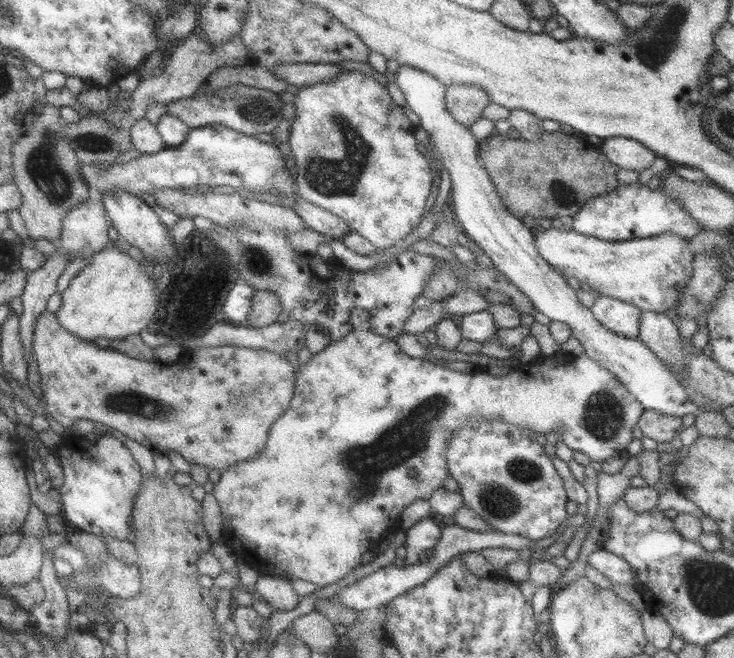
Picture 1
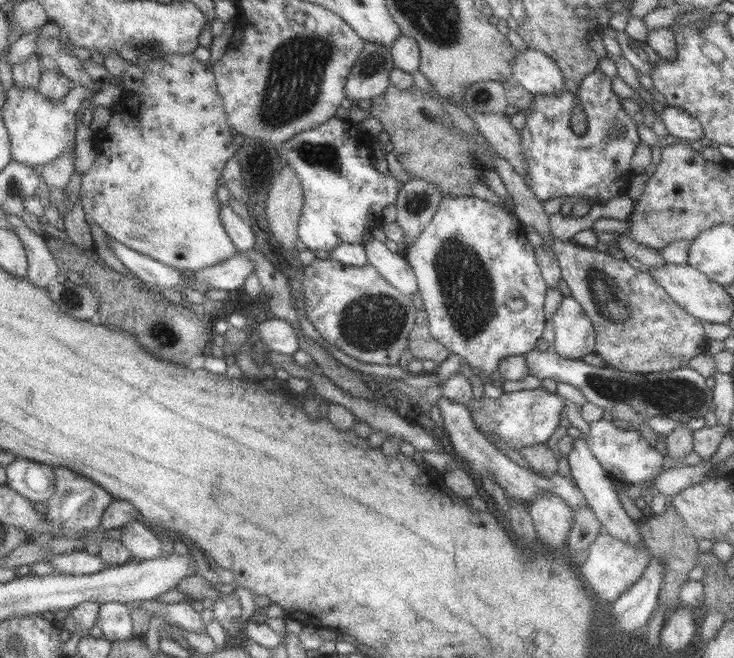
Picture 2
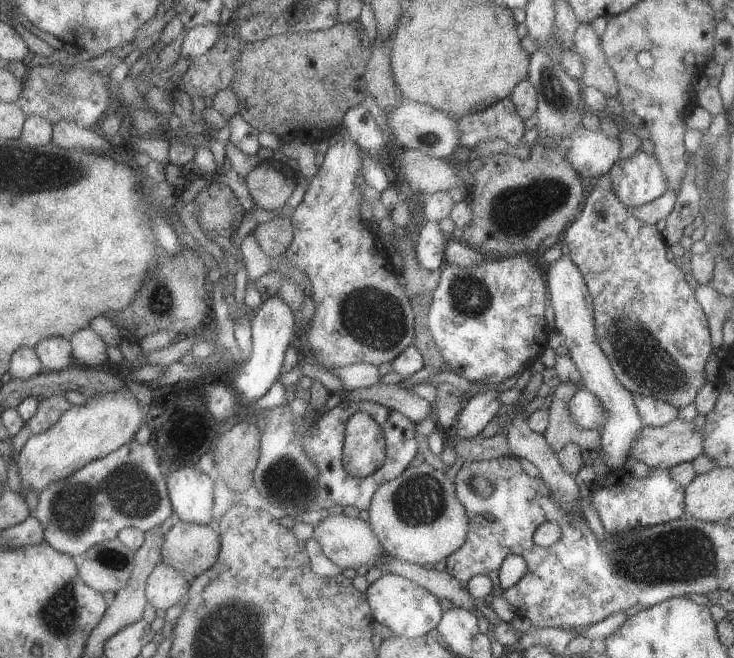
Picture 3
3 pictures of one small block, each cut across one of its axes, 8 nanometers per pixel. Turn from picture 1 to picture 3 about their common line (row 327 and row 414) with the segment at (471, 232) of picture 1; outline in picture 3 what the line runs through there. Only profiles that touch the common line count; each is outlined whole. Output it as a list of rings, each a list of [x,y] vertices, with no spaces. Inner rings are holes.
[[[581,388],[568,401],[568,414],[577,427],[595,432],[606,422],[604,411],[595,396]]]

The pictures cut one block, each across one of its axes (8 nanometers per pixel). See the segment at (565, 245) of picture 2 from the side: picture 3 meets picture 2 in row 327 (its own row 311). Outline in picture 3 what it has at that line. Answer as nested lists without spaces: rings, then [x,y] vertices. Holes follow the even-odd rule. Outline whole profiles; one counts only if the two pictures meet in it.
[[[592,182],[593,189],[589,196],[584,198],[580,212],[573,219],[573,223],[560,235],[561,243],[564,243],[569,248],[569,258],[579,270],[583,281],[585,282],[587,291],[592,299],[592,318],[594,321],[594,334],[596,335],[597,345],[599,349],[605,354],[607,361],[610,363],[616,380],[625,388],[629,393],[635,395],[644,395],[659,399],[675,409],[682,409],[687,404],[693,403],[697,390],[705,383],[704,380],[704,365],[712,345],[710,344],[710,335],[708,330],[708,323],[705,314],[702,313],[699,304],[694,296],[694,291],[689,284],[684,280],[684,274],[677,268],[675,264],[669,262],[665,258],[665,253],[668,251],[666,243],[656,230],[654,225],[647,225],[637,220],[629,214],[623,204],[612,194],[612,192],[604,187],[598,186]]]

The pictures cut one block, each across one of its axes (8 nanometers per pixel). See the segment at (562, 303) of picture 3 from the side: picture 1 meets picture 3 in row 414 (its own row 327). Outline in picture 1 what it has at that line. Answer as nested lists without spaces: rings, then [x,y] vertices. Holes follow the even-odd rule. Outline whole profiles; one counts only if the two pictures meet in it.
[[[599,295],[590,307],[595,320],[607,330],[624,338],[636,339],[641,309],[617,298]]]

